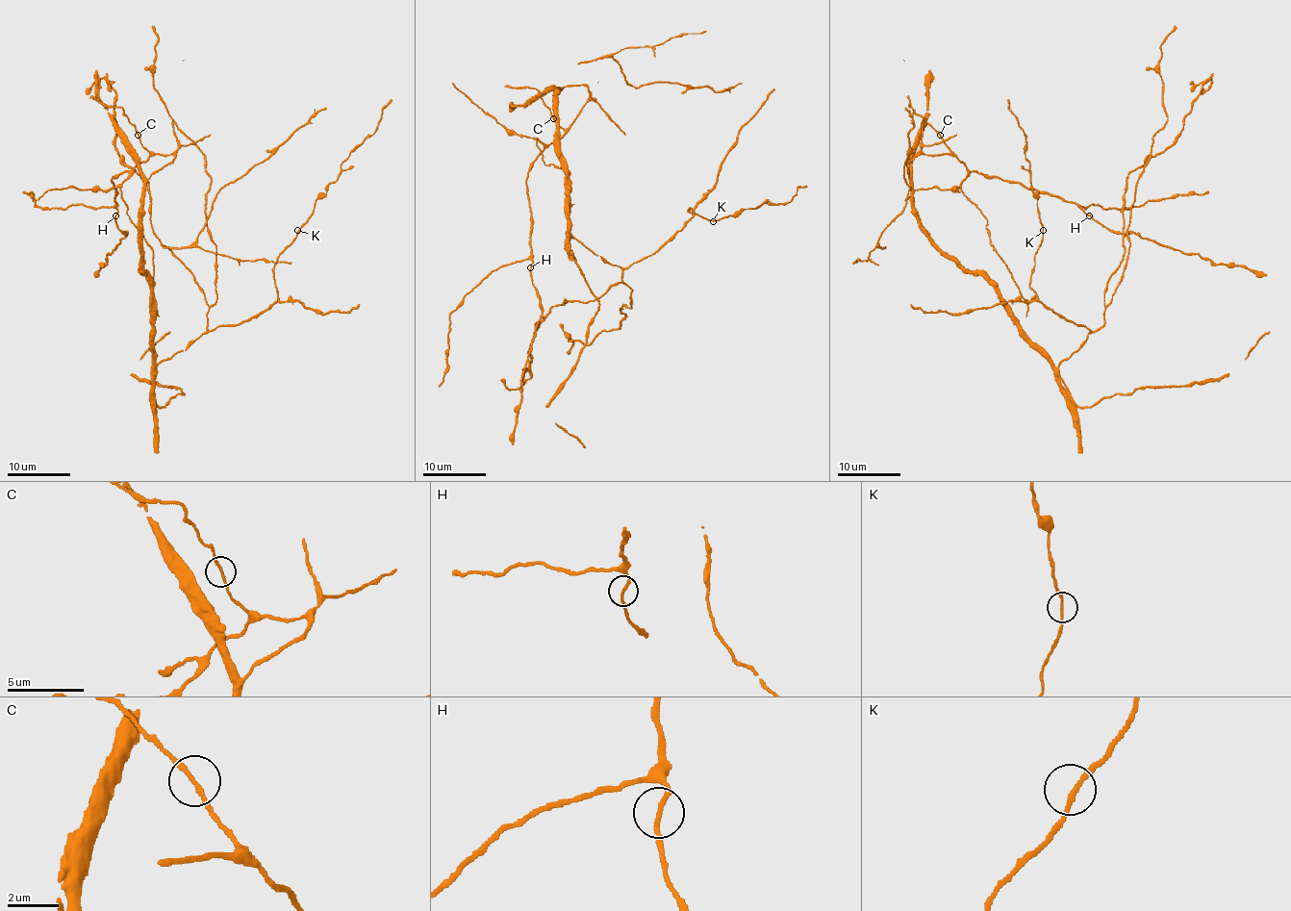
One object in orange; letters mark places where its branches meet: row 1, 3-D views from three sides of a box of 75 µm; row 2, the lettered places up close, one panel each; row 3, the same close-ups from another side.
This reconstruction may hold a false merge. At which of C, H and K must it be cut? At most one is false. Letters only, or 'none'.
none

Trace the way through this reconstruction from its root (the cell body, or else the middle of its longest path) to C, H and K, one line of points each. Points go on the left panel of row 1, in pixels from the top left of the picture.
C: (144, 272), (142, 184), (167, 165), (174, 156), (154, 154), (141, 143), (138, 135)
H: (144, 272), (142, 184), (171, 162), (172, 154), (152, 154), (111, 179), (115, 189), (115, 215)
K: (144, 272), (150, 286), (155, 367), (218, 326), (239, 325), (263, 314), (277, 299), (277, 257), (297, 230)

